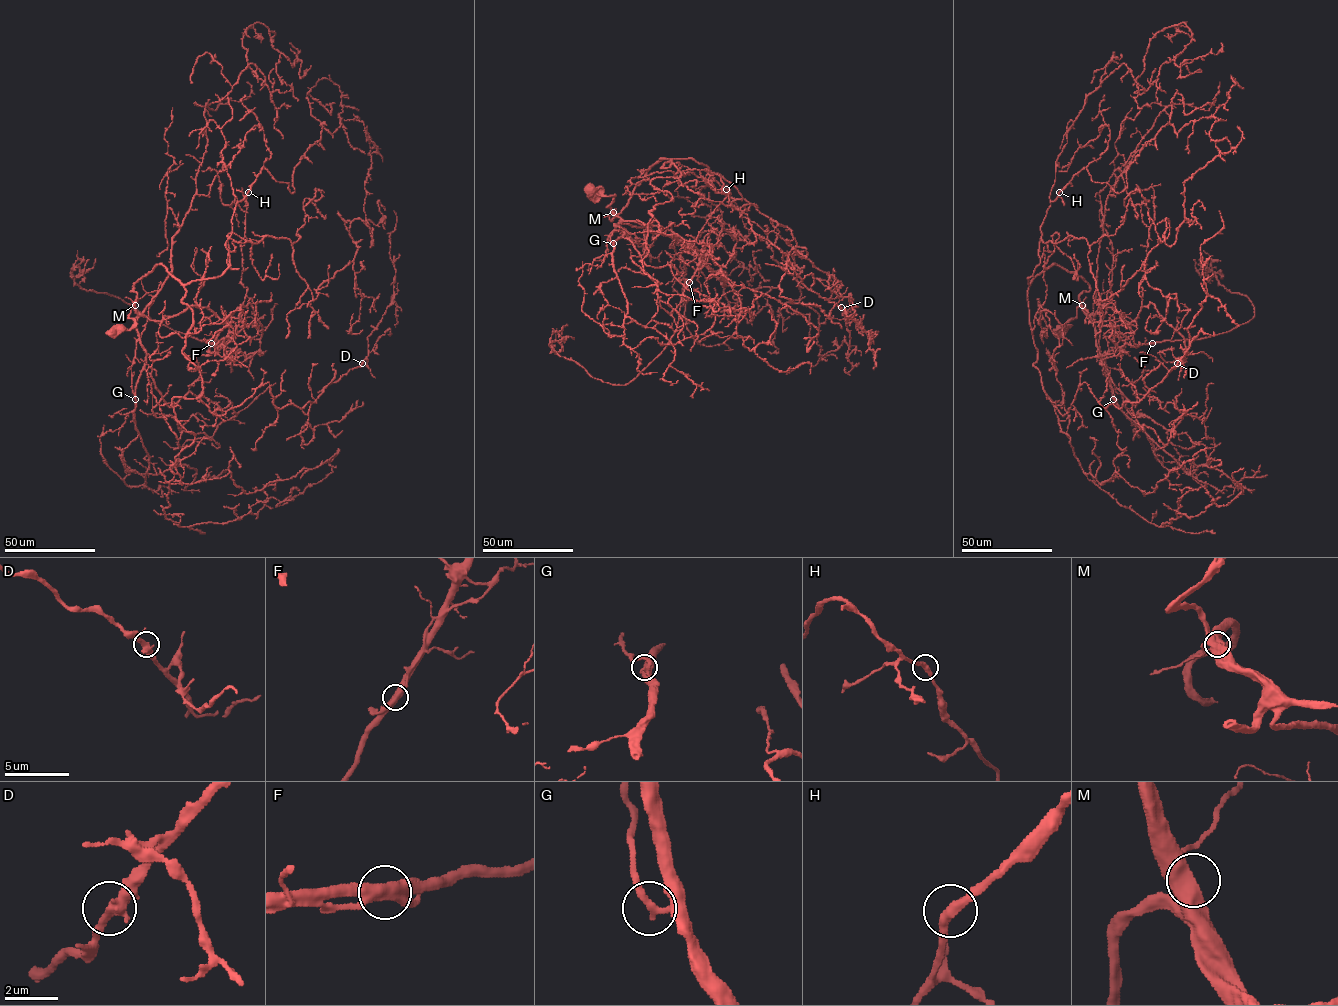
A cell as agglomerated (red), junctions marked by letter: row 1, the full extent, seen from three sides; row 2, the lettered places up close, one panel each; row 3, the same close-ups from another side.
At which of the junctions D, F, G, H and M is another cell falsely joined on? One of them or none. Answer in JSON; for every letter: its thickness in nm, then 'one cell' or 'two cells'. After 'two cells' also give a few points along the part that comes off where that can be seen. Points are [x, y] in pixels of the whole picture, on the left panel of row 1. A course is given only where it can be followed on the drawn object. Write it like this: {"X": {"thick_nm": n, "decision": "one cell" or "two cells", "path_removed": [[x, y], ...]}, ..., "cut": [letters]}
{"D": {"thick_nm": 440, "decision": "one cell"}, "F": {"thick_nm": 500, "decision": "two cells", "path_removed": [[211, 343], [174, 331], [120, 299], [82, 289], [74, 280], [73, 267], [86, 273], [92, 268], [96, 259]]}, "G": {"thick_nm": 240, "decision": "one cell"}, "H": {"thick_nm": 360, "decision": "one cell"}, "M": {"thick_nm": 550, "decision": "one cell"}, "cut": ["F"]}

